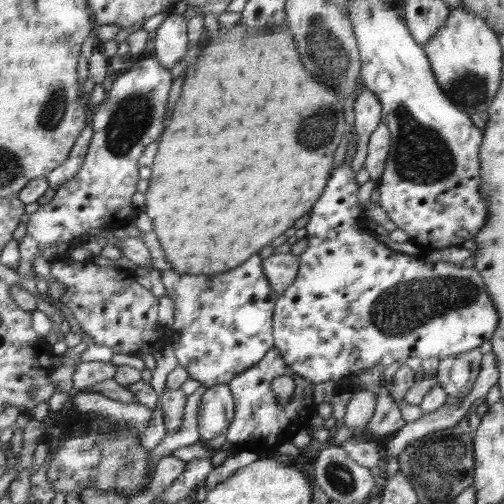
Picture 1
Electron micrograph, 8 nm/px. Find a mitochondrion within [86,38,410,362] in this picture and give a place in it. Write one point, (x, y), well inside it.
(133, 115)

